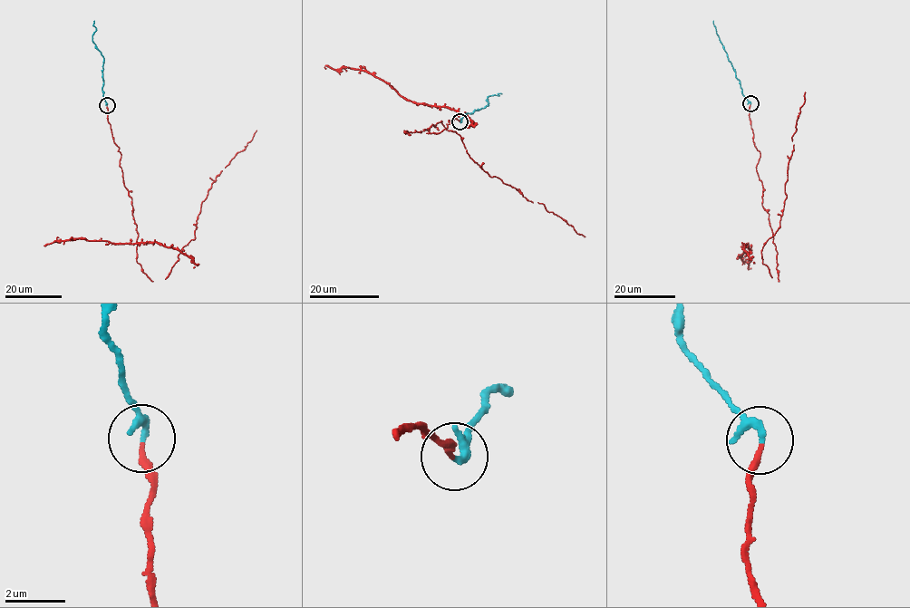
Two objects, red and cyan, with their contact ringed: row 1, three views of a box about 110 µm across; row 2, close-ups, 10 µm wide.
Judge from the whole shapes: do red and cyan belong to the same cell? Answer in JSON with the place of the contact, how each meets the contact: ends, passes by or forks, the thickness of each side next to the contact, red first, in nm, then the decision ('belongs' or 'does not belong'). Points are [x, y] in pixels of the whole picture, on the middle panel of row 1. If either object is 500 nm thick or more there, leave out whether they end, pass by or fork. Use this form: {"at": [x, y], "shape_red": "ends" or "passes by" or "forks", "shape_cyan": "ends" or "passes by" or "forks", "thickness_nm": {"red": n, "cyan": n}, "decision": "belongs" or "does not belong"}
{"at": [459, 121], "shape_red": "ends", "shape_cyan": "passes by", "thickness_nm": {"red": 190, "cyan": 200}, "decision": "belongs"}

